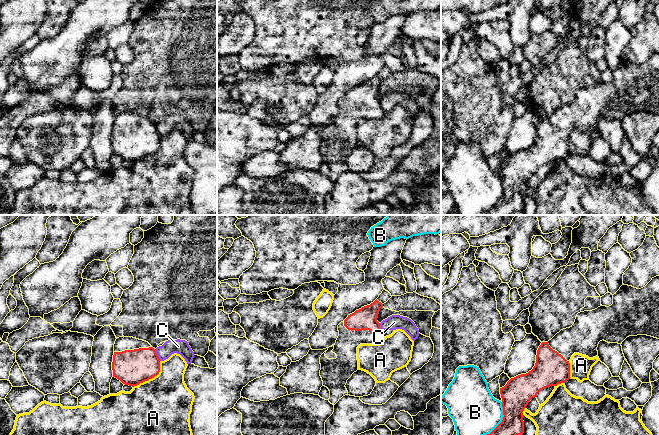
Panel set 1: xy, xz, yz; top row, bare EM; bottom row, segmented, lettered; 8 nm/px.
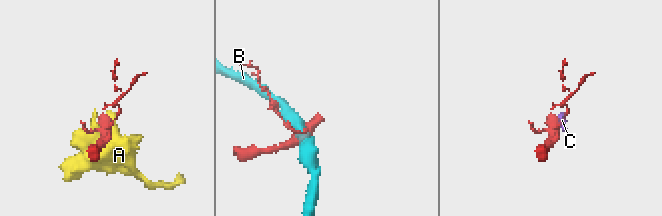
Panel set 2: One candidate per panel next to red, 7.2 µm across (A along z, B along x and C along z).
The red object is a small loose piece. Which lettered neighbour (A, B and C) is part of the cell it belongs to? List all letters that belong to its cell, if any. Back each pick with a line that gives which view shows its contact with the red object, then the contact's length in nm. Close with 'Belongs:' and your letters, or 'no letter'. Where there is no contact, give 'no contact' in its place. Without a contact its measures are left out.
Belongs: no letter

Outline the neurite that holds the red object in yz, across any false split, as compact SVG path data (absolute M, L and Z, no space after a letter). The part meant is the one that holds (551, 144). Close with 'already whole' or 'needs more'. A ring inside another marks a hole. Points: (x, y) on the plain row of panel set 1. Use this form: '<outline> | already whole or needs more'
M659 52L652 54L641 65L623 60L613 71L611 82L601 81L595 86L578 89L570 104L561 106L548 118L542 118L537 126L533 145L526 150L511 154L504 163L500 164L503 196L490 210L479 215L512 215L523 211L524 185L541 166L565 159L570 155L569 138L574 129L593 134L598 132L597 123L600 117L622 120L627 113L637 111L659 115Z | needs more

